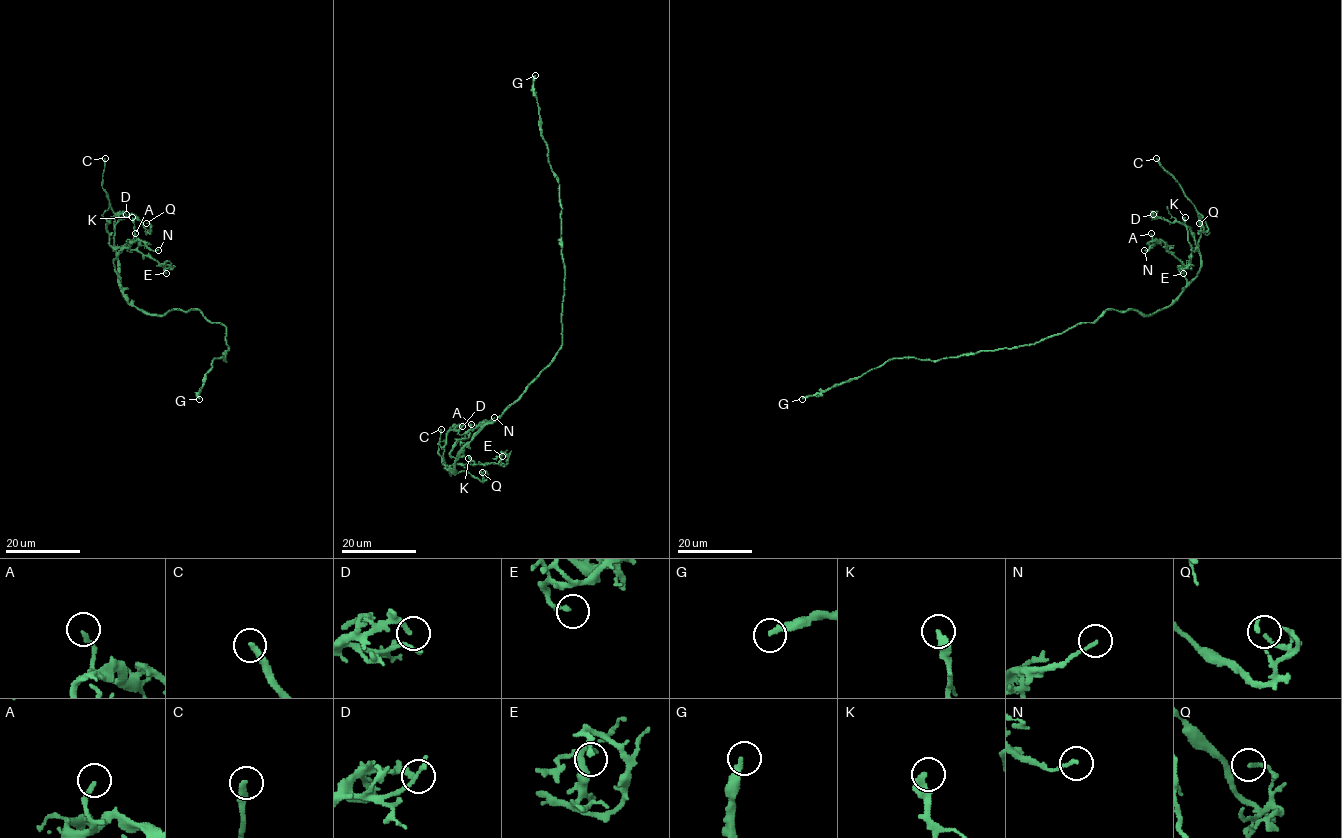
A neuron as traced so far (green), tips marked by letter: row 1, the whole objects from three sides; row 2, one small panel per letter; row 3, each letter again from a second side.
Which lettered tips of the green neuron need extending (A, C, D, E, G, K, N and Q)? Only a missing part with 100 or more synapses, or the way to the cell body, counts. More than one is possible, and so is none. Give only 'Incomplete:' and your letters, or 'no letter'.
Incomplete: C, G

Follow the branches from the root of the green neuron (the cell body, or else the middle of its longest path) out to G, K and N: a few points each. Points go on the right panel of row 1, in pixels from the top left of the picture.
G: (1082, 322), (1034, 343), (1011, 348), (937, 360), (893, 357), (860, 376), (802, 399)
K: (1082, 322), (1095, 322), (1112, 309), (1152, 314), (1176, 299), (1200, 268), (1200, 254), (1191, 249), (1185, 217)
N: (1082, 322), (1112, 309), (1152, 314), (1176, 299), (1186, 285), (1182, 264), (1162, 241), (1144, 250)

